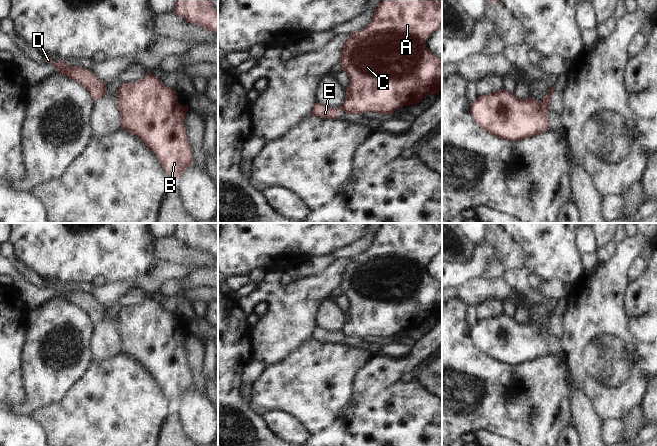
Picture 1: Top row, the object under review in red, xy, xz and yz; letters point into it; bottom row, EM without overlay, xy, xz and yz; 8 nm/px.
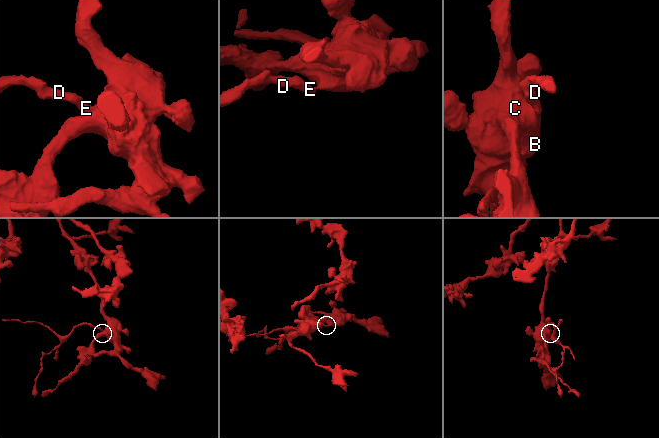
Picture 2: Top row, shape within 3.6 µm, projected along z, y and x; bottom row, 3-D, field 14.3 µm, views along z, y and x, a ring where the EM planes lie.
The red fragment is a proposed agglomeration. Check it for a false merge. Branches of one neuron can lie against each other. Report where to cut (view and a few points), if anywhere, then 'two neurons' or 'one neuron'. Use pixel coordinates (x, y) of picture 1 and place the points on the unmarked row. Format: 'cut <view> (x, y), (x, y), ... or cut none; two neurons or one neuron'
cut xz (341, 330), (343, 334); two neurons

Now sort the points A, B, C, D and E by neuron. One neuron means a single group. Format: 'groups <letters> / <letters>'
groups A B C / D E

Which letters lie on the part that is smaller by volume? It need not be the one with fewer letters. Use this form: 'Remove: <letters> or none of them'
Remove: D, E.

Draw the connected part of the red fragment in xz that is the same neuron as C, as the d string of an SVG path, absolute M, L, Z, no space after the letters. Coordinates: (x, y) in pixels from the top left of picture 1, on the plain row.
M383 223L374 234L374 239L365 252L353 256L344 266L339 287L349 302L346 313L346 322L342 328L343 335L348 338L362 339L366 336L377 336L380 338L392 338L403 330L418 328L430 318L439 318L442 314L442 282L433 278L427 271L426 265L432 257L442 251L442 223Z

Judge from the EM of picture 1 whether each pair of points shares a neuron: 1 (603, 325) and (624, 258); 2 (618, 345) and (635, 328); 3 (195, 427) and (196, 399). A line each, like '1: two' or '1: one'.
1: one
2: two
3: one

